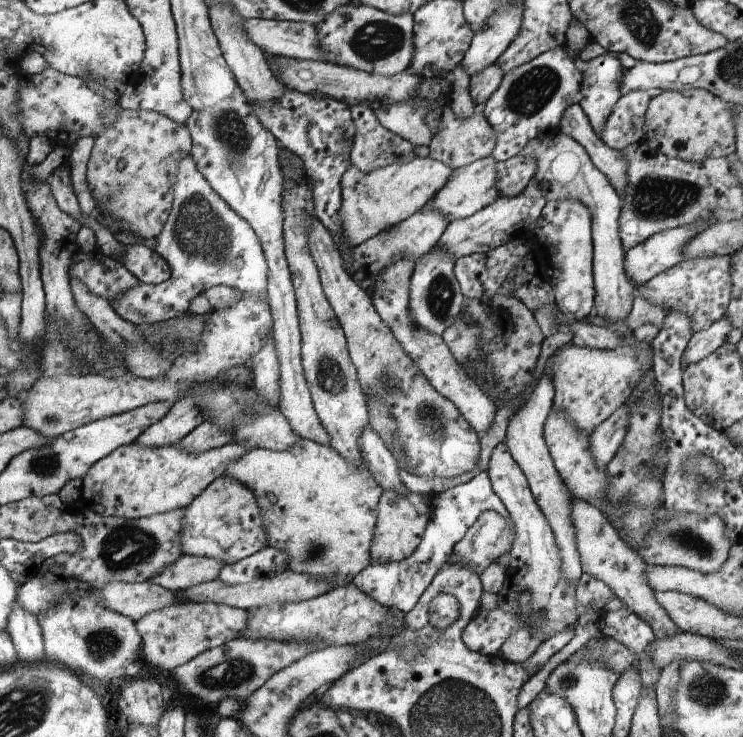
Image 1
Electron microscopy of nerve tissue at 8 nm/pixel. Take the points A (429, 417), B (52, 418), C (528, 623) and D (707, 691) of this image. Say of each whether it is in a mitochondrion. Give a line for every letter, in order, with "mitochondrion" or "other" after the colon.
A: mitochondrion
B: mitochondrion
C: other
D: mitochondrion

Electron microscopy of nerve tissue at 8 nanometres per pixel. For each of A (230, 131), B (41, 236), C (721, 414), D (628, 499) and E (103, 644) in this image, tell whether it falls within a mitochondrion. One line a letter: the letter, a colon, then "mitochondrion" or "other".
A: mitochondrion
B: other
C: other
D: mitochondrion
E: mitochondrion

